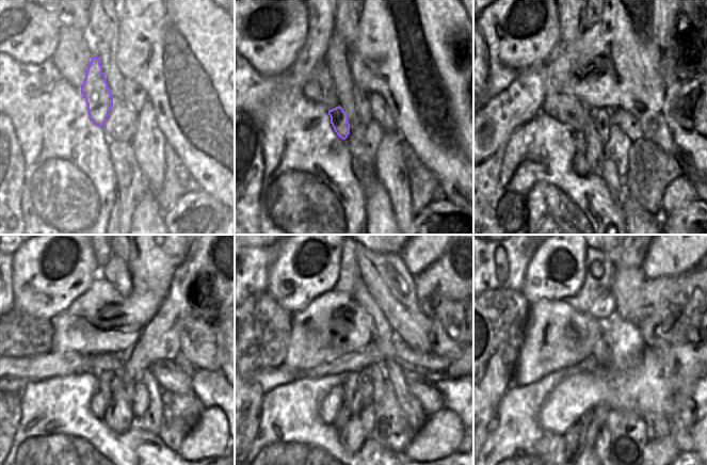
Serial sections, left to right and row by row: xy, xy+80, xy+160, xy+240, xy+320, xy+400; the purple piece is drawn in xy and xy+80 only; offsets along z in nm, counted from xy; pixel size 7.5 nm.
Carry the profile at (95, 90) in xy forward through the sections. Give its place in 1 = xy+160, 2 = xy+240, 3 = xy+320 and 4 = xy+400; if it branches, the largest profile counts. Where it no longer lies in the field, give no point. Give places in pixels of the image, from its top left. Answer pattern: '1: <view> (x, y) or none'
1: xy+160 (579, 140)
2: xy+240 (109, 383)
3: xy+320 (351, 404)
4: xy+400 (572, 437)

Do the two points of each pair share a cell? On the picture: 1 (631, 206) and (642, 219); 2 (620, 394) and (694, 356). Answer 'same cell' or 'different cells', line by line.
1: same cell
2: same cell

